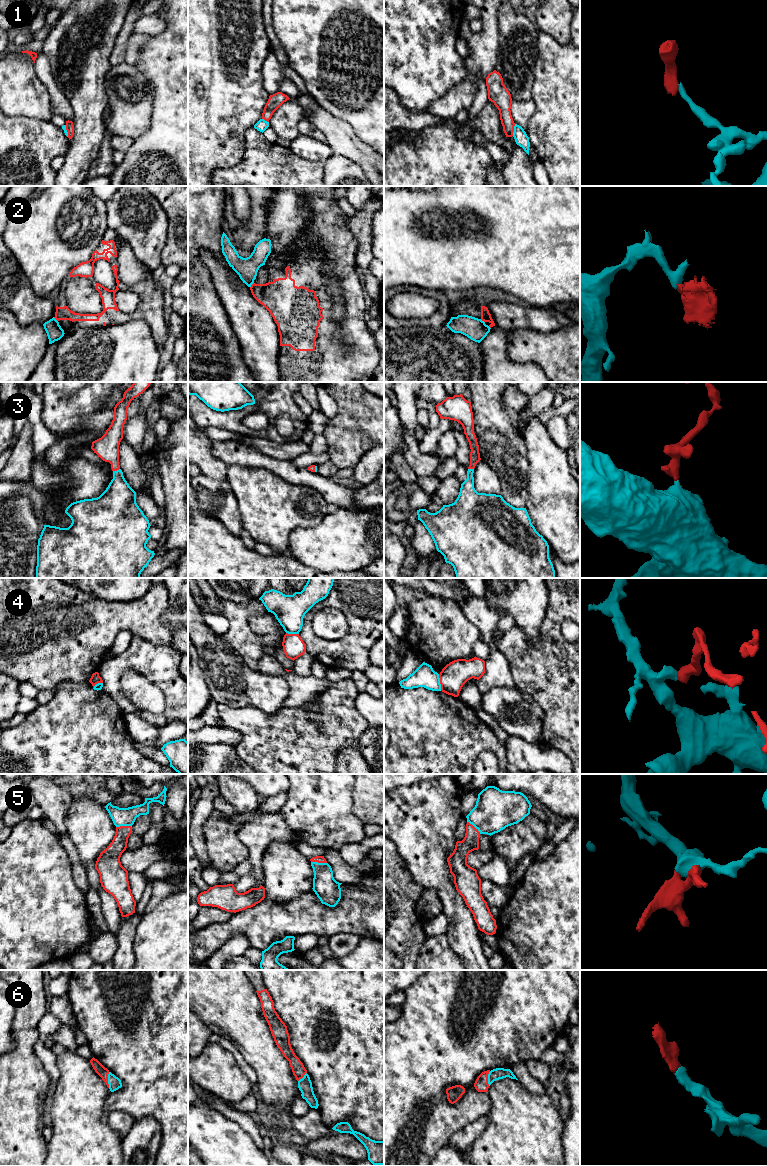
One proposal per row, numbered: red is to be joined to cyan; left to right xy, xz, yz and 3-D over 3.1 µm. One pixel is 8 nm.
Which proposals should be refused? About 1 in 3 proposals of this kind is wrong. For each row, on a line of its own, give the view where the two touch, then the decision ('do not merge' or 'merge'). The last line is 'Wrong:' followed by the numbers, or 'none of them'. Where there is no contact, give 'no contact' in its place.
1: contact in yz; do not merge
2: contact in xz; do not merge
3: contact in xy; merge
4: contact in yz; do not merge
5: contact in xy; merge
6: contact in xy; merge
Wrong: 1, 2, 4

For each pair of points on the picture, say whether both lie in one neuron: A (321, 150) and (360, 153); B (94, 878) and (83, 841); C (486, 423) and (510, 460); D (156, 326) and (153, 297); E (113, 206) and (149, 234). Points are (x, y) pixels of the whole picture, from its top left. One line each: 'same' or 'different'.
A: different
B: different
C: same
D: same
E: same

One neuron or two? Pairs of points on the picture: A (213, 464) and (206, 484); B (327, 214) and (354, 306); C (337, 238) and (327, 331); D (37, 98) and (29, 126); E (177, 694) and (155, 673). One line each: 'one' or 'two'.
A: two
B: one
C: one
D: two
E: one

